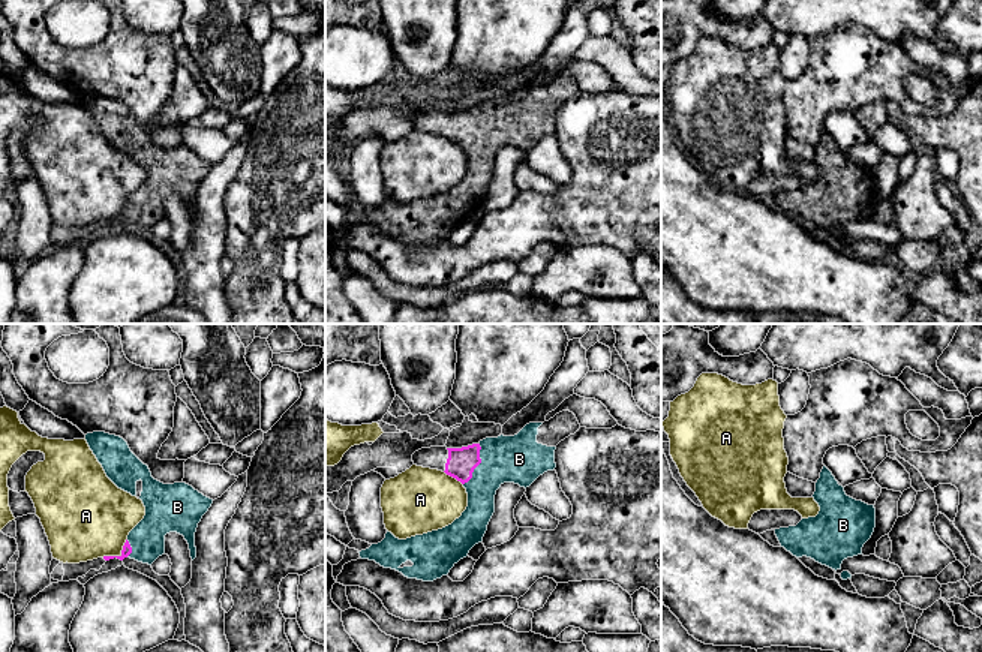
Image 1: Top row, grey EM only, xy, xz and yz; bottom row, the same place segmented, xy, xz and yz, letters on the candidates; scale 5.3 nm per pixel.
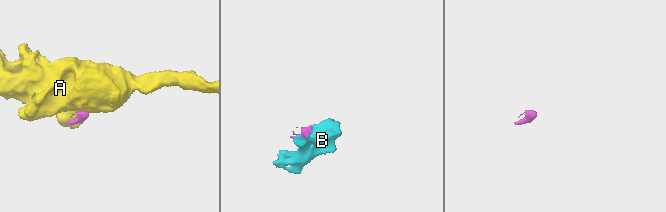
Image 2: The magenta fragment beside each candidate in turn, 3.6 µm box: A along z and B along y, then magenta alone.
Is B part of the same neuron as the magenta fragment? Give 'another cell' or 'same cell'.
same cell

